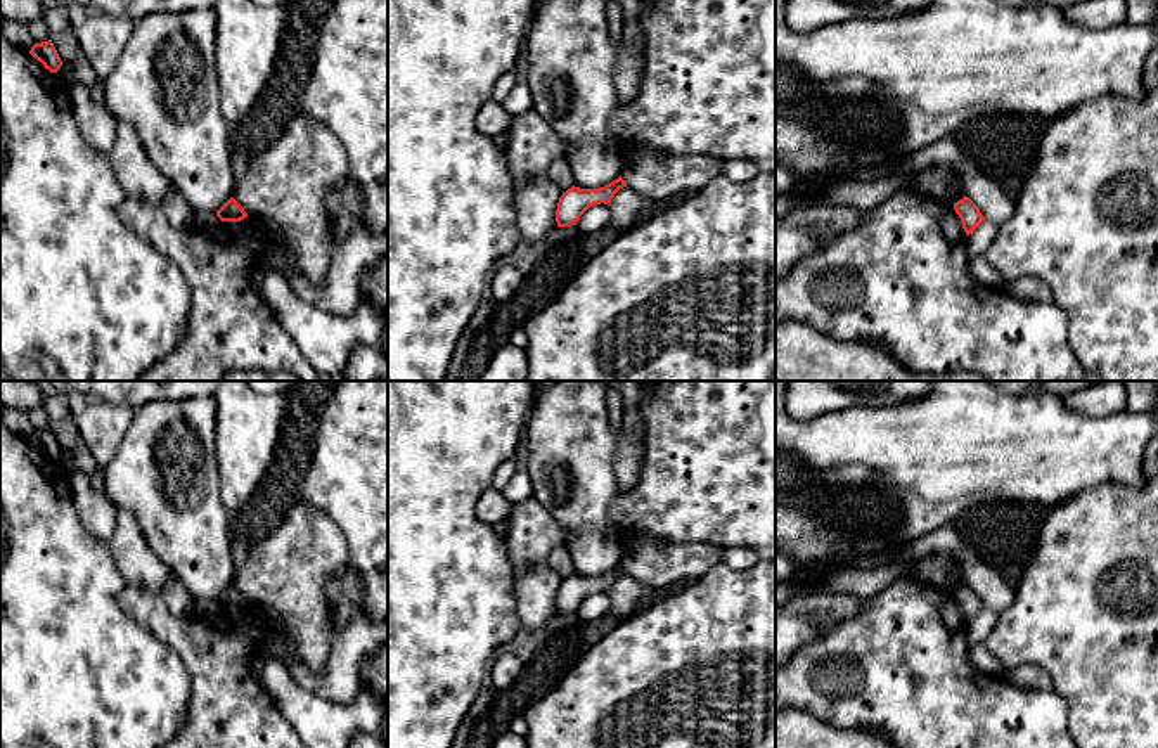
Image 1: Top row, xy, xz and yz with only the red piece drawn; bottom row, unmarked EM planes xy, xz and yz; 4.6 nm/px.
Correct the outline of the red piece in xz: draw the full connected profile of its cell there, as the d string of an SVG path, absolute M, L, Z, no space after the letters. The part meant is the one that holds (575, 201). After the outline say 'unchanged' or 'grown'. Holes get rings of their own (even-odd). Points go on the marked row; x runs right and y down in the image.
M621 175L611 184L599 189L580 189L571 187L559 197L556 210L557 227L571 227L576 225L580 216L594 204L609 204L614 194L627 187L627 182Z; unchanged

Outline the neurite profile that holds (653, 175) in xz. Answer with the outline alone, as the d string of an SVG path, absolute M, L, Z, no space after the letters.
M642 149L627 158L621 178L651 206L684 190L698 192L722 175L722 161L711 158L668 156Z

